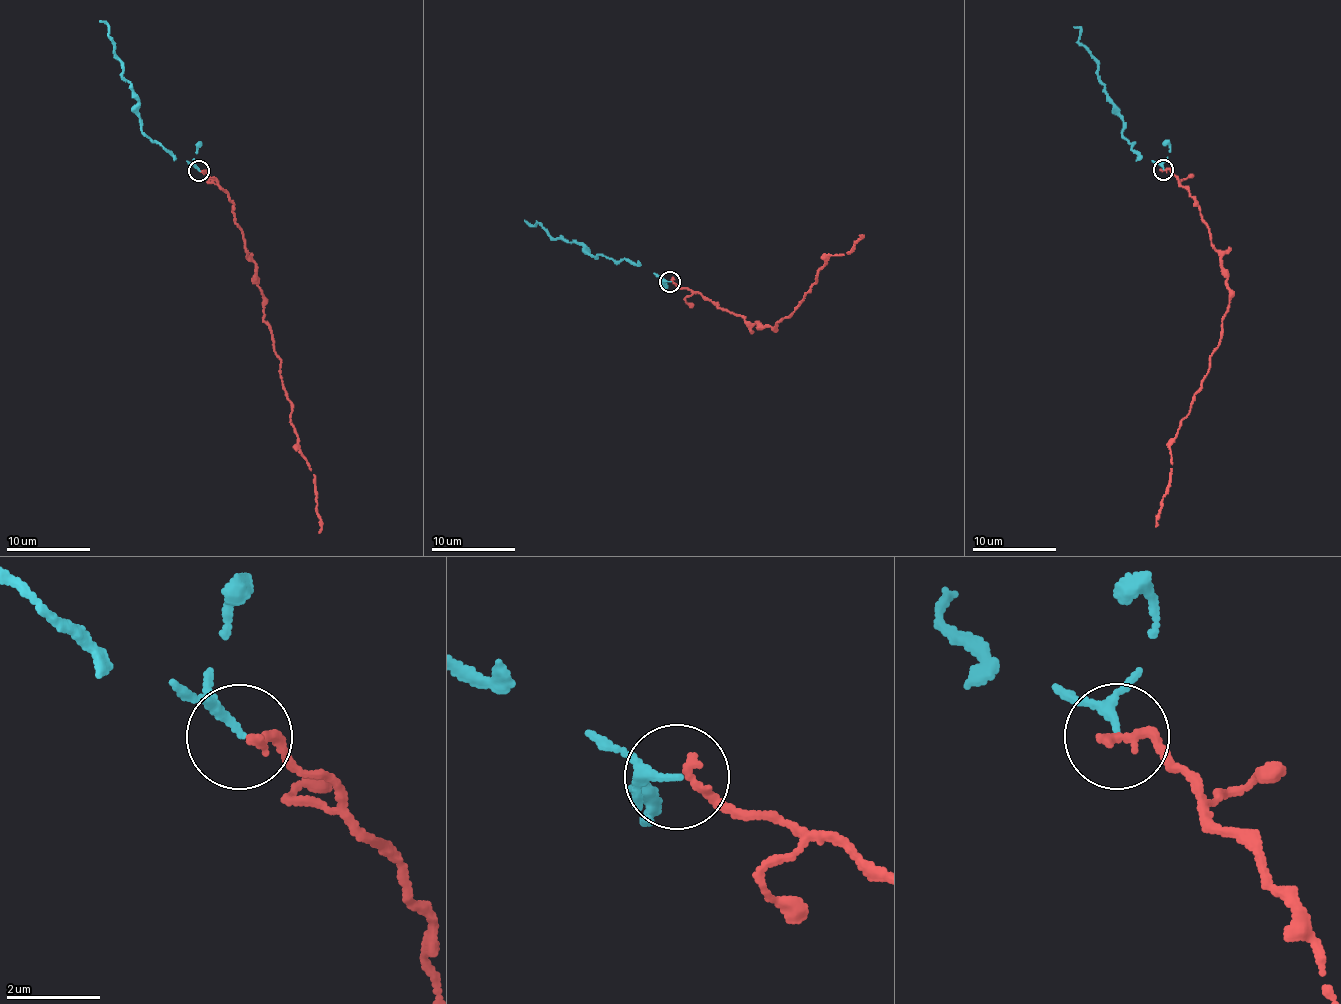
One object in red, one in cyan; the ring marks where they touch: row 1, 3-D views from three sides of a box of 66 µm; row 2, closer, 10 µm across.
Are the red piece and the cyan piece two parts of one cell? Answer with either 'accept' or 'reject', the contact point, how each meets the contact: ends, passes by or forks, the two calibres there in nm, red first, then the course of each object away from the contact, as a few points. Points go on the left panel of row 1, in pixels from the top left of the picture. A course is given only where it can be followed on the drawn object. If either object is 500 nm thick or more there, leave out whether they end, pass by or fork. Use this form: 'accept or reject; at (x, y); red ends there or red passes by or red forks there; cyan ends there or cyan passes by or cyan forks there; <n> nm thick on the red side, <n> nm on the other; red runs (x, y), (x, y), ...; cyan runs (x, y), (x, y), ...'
accept; at (199, 171); red ends there; cyan passes by; 200 nm thick on the red side, 150 nm on the other; red runs (199, 171), (214, 178), (233, 204), (234, 223), (255, 264), (290, 419), (316, 490), (319, 533); cyan runs (199, 171), (172, 158), (142, 130), (139, 102), (122, 74), (108, 25), (99, 21)

